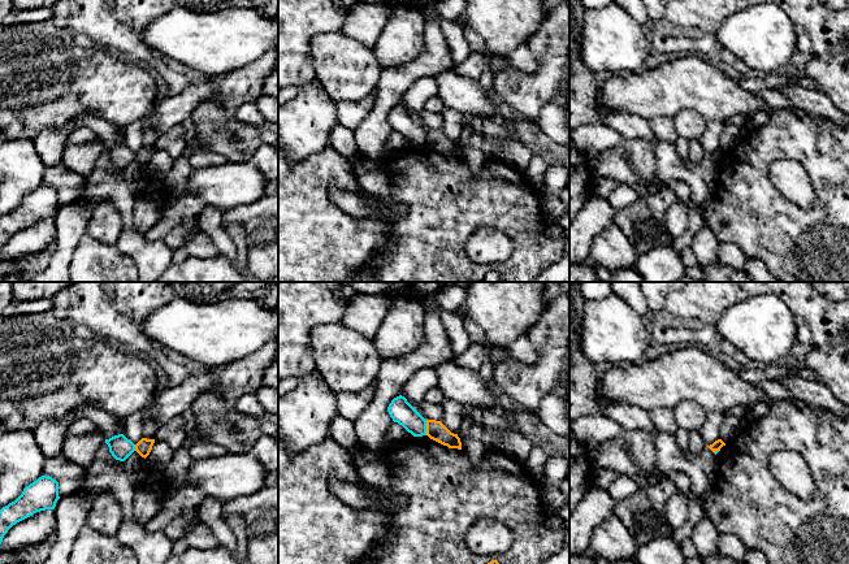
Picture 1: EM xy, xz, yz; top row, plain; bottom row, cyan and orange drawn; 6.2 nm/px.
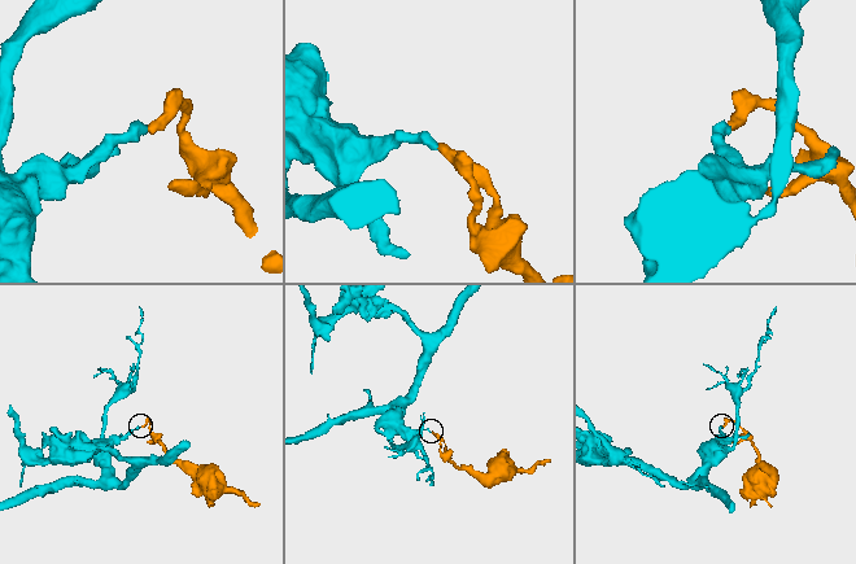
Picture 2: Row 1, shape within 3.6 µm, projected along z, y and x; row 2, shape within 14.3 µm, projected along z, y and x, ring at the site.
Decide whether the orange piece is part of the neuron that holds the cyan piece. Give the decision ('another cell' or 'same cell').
another cell

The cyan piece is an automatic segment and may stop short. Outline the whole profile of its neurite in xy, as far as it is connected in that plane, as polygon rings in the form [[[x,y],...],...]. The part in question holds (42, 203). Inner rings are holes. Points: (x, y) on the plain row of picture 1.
[[[42,185],[8,214],[0,218],[0,253],[8,239],[17,231],[36,221],[55,218],[59,205],[59,191],[48,185]]]

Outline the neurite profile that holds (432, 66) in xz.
[[[425,19],[424,45],[424,51],[413,61],[381,68],[374,107],[354,130],[358,149],[372,164],[377,164],[384,156],[384,146],[394,131],[387,116],[394,107],[402,104],[410,86],[421,77],[434,77],[455,66],[438,21]]]

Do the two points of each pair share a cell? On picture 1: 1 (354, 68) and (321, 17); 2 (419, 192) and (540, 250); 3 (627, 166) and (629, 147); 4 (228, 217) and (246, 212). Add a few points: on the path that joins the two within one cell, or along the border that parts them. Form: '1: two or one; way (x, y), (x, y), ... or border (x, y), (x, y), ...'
1: two; border (339, 31), (317, 33), (311, 39), (310, 53)
2: one; way (450, 199), (496, 199), (515, 218)
3: one; way (628, 161), (628, 152)
4: one; way (232, 216), (242, 213)

